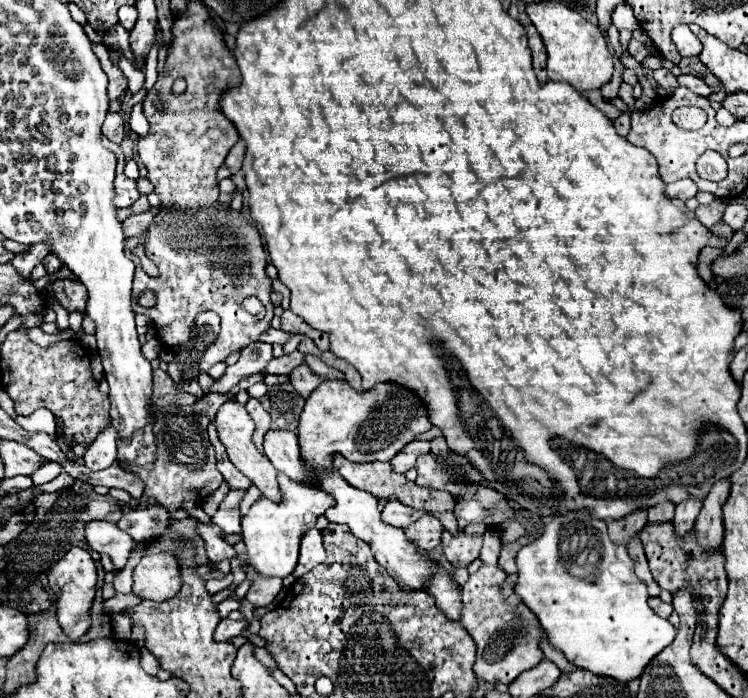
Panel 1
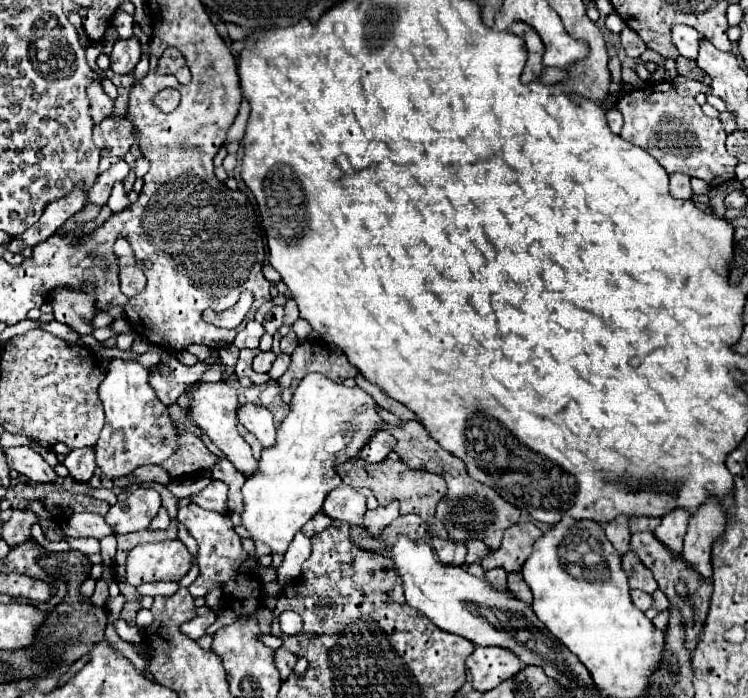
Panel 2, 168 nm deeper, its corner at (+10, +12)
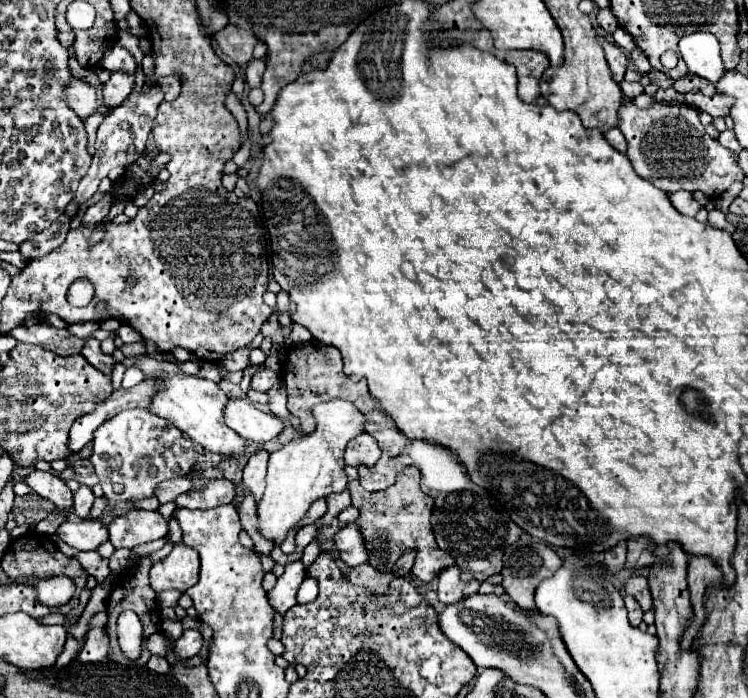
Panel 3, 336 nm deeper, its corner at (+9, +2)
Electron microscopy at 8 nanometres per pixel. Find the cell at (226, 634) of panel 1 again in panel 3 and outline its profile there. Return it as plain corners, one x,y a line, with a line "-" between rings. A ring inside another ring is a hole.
184,630
184,634
178,638
174,650
178,658
192,658
202,650
204,638
198,630

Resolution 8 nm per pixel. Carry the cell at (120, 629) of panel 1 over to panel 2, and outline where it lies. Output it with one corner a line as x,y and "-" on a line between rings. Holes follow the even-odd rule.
117,620
115,628
117,628
117,634
131,644
141,644
145,640
145,634
137,626
127,626
123,620

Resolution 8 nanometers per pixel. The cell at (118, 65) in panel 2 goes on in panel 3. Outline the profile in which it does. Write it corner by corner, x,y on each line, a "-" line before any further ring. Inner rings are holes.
114,72
110,76
110,80
104,84
104,104
108,108
118,106
130,92
134,90
134,74
122,74
122,72

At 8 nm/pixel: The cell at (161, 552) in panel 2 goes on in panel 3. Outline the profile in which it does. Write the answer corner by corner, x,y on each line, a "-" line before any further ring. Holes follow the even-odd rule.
178,542
174,550
158,560
150,570
150,588
156,592
178,590
186,592
190,586
198,582
200,558
198,552
188,548
184,542

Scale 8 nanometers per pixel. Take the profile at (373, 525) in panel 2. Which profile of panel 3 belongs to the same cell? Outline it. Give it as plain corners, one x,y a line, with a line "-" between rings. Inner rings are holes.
348,522
338,534
336,534
336,546
340,550
340,558
348,566
358,566
362,562
368,562
368,550
366,542
362,538
362,532
358,530
358,522

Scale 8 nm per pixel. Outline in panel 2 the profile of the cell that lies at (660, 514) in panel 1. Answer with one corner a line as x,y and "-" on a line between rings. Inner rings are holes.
631,518
631,520
629,520
629,530
631,530
631,534
637,534
637,532
653,532
653,530
659,526
659,520
661,520
661,518
653,518
653,520

